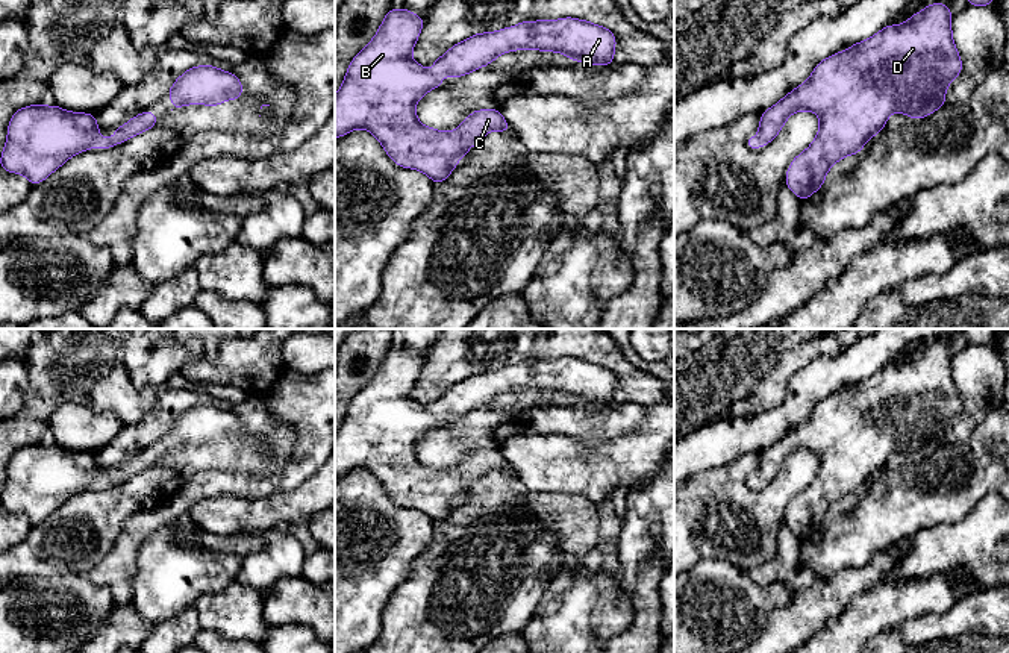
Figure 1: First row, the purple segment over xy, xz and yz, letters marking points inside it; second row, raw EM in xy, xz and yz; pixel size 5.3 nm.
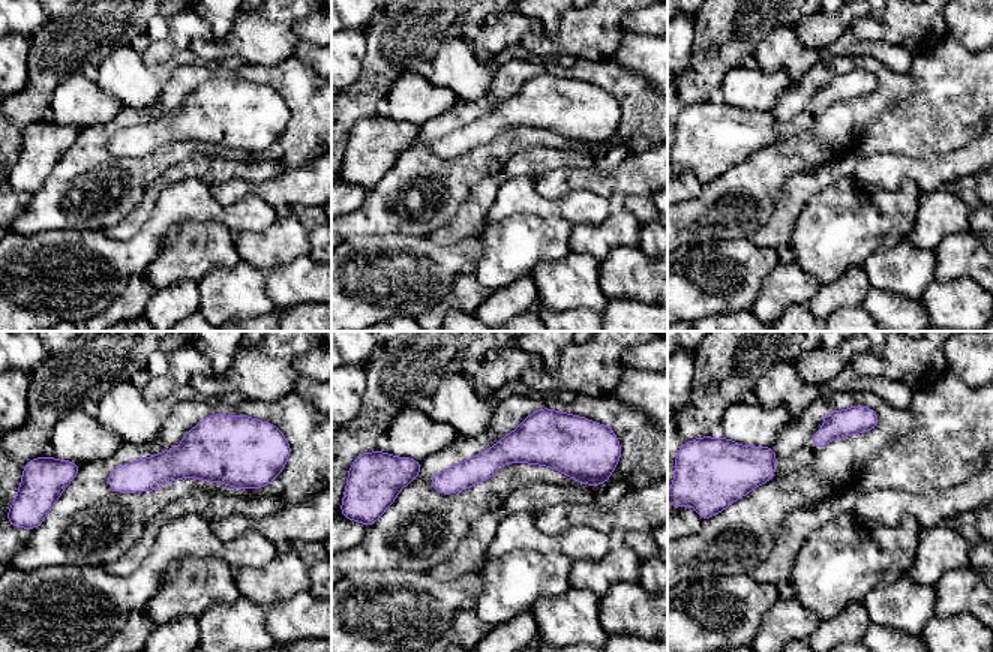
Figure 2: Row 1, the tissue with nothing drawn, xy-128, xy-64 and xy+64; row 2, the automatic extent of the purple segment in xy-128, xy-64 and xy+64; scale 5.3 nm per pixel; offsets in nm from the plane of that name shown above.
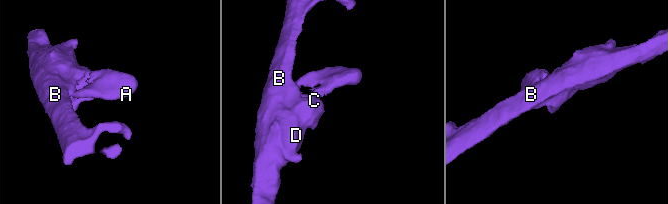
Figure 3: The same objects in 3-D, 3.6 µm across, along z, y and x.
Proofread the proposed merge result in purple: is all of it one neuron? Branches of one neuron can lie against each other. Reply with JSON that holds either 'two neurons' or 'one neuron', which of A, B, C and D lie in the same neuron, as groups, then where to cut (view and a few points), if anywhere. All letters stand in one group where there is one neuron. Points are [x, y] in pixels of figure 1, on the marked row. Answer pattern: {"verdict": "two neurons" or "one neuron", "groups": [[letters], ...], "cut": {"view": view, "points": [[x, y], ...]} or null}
{"verdict": "one neuron", "groups": [["A", "B", "C", "D"]], "cut": null}

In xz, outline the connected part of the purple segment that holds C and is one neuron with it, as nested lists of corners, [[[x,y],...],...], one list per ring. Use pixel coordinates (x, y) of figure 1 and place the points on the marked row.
[[[389,9],[376,36],[353,58],[345,79],[335,94],[335,138],[341,138],[355,129],[371,132],[386,155],[403,168],[415,168],[427,174],[435,185],[444,182],[461,158],[491,130],[509,132],[511,126],[500,109],[480,109],[471,112],[464,123],[451,132],[421,124],[415,114],[415,103],[433,88],[442,86],[442,77],[462,77],[477,68],[492,64],[506,52],[533,48],[542,52],[561,52],[568,59],[591,65],[614,64],[615,33],[608,27],[592,24],[573,17],[550,21],[523,21],[497,32],[476,33],[455,44],[432,64],[427,71],[412,61],[411,53],[424,26],[424,20],[414,12]]]

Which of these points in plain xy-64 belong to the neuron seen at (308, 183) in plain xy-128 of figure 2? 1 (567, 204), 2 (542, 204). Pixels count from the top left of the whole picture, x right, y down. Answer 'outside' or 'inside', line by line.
1: outside
2: outside

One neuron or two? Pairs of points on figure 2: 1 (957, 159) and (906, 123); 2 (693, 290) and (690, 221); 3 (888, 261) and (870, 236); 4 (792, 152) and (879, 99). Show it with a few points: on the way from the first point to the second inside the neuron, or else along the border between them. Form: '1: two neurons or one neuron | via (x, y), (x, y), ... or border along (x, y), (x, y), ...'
1: two neurons | border along (977, 137), (953, 152), (914, 158)
2: two neurons | border along (726, 239), (717, 243), (698, 243), (692, 246)
3: two neurons | border along (905, 237), (894, 245), (876, 249), (861, 266)
4: one neuron | via (813, 146), (858, 113)

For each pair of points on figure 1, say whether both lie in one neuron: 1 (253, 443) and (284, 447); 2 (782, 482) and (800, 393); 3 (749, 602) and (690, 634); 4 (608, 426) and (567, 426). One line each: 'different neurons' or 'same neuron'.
1: same neuron
2: different neurons
3: same neuron
4: same neuron

